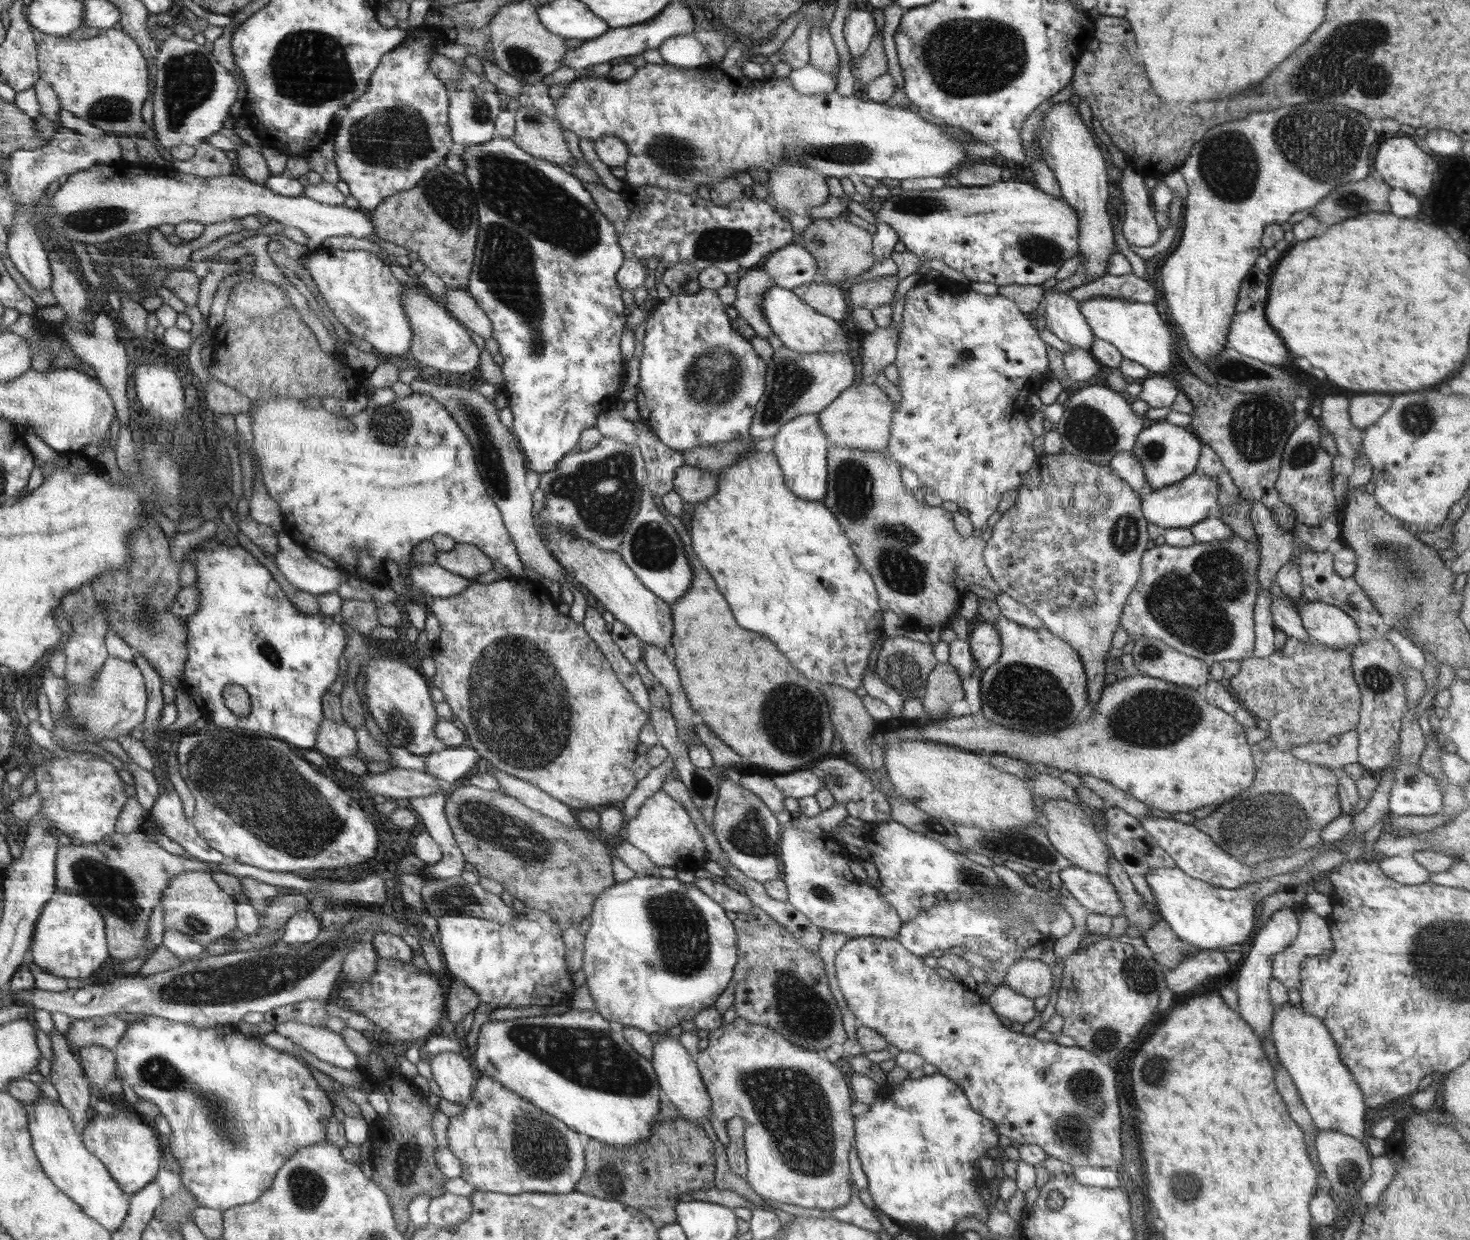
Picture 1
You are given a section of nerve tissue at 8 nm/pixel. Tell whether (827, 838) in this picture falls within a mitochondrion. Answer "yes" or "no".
no

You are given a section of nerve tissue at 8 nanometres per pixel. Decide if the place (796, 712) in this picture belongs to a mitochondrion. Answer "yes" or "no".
yes

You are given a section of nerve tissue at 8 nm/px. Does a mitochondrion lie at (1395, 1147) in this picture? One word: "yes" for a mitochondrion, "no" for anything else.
no

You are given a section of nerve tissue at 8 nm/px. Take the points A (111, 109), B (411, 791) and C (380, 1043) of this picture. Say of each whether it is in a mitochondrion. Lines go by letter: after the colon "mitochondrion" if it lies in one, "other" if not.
A: mitochondrion
B: other
C: other

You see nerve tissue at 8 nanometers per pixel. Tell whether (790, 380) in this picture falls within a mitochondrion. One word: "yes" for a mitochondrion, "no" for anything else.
yes

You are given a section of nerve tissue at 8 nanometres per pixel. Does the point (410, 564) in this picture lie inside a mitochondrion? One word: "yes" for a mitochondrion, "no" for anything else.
no

